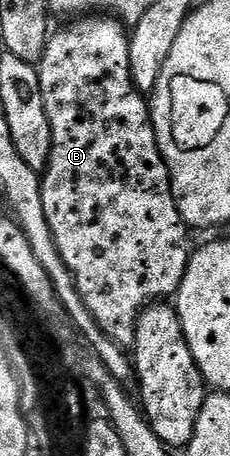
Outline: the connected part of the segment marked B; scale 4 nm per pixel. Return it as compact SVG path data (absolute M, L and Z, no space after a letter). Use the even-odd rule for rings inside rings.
M79 16L68 22L71 22L68 26L61 27L56 34L54 31L48 37L43 58L37 63L41 96L45 100L45 112L51 129L49 164L41 174L43 184L41 204L45 204L45 217L49 219L49 228L53 228L53 240L57 240L57 252L61 252L61 260L65 260L65 268L69 268L81 300L89 308L100 328L112 340L121 347L131 348L134 347L139 317L142 316L144 310L160 300L170 299L167 298L170 294L172 297L179 293L179 286L183 283L183 277L187 271L189 257L187 233L189 233L189 227L183 221L181 212L175 203L175 193L171 191L171 173L157 144L155 125L151 123L148 99L140 94L139 89L131 79L129 34L124 23L111 16Z

